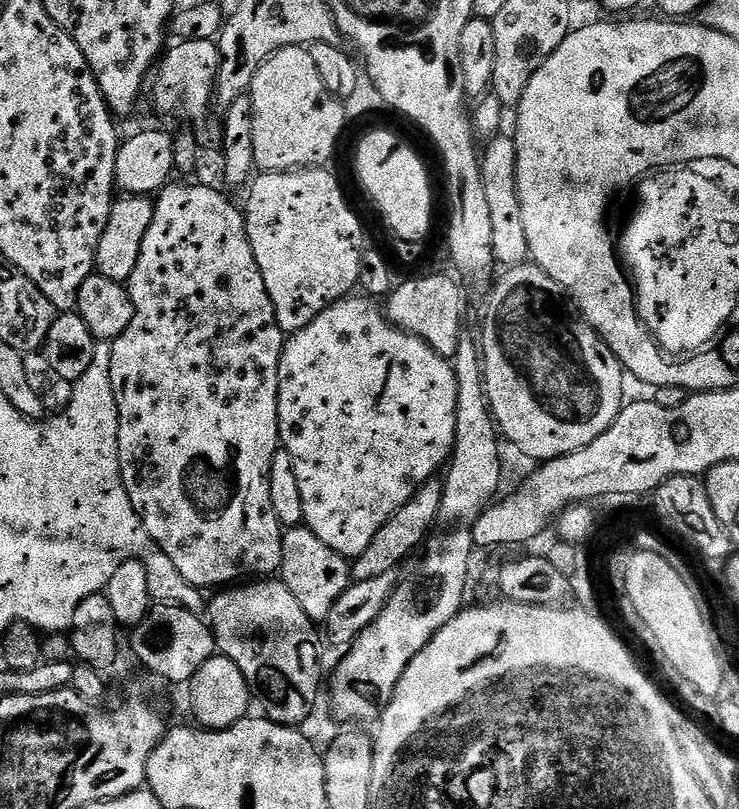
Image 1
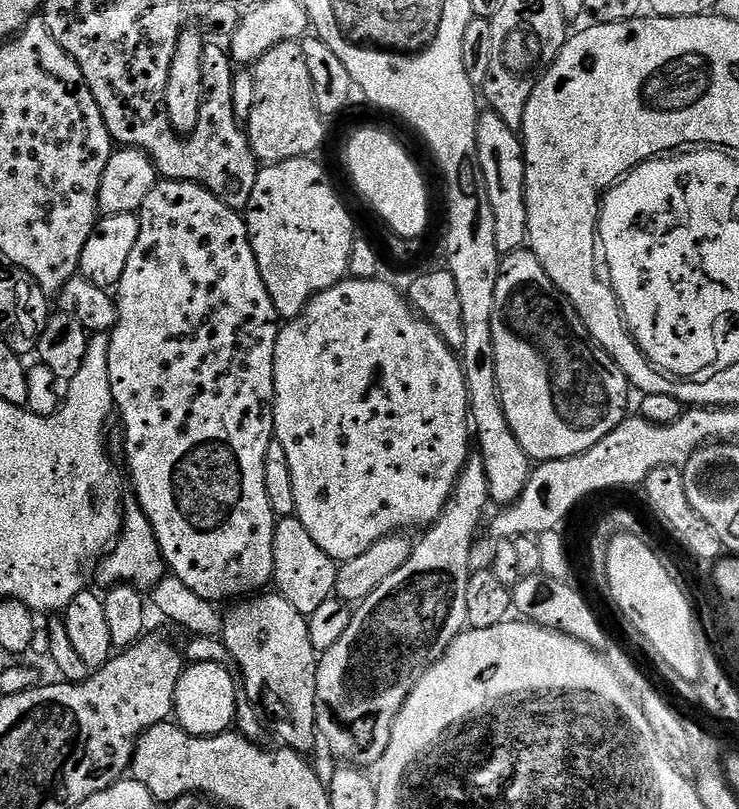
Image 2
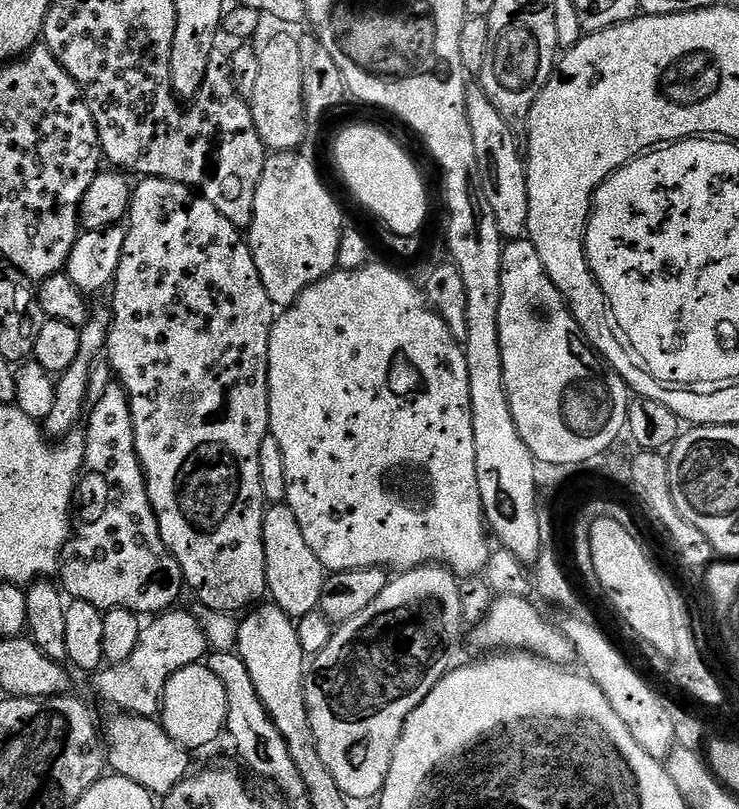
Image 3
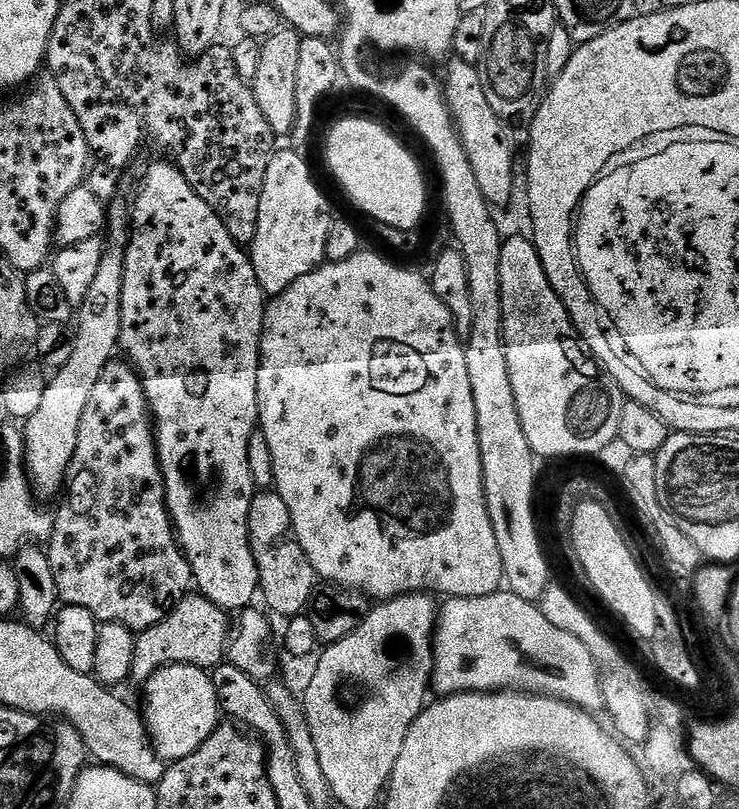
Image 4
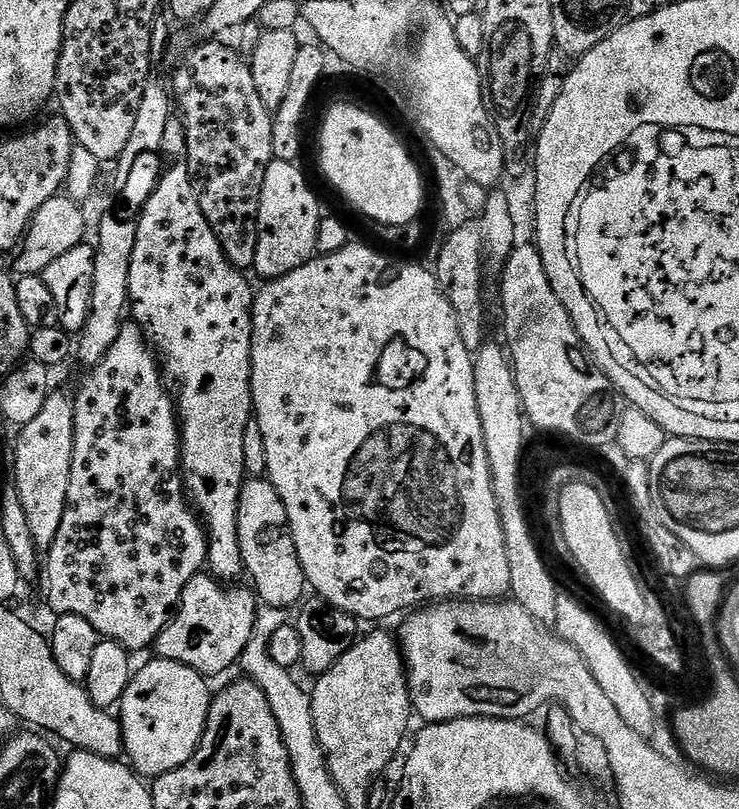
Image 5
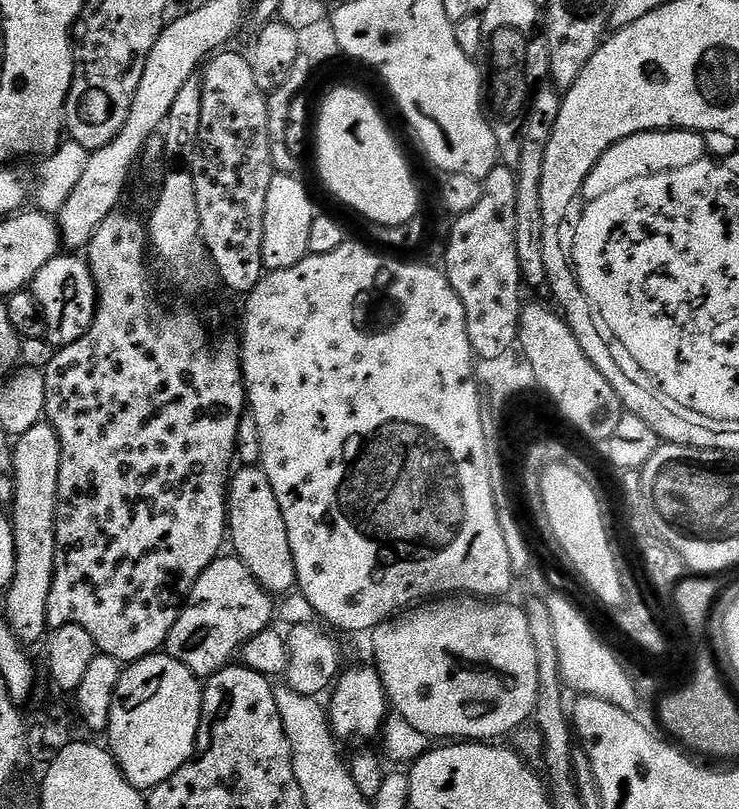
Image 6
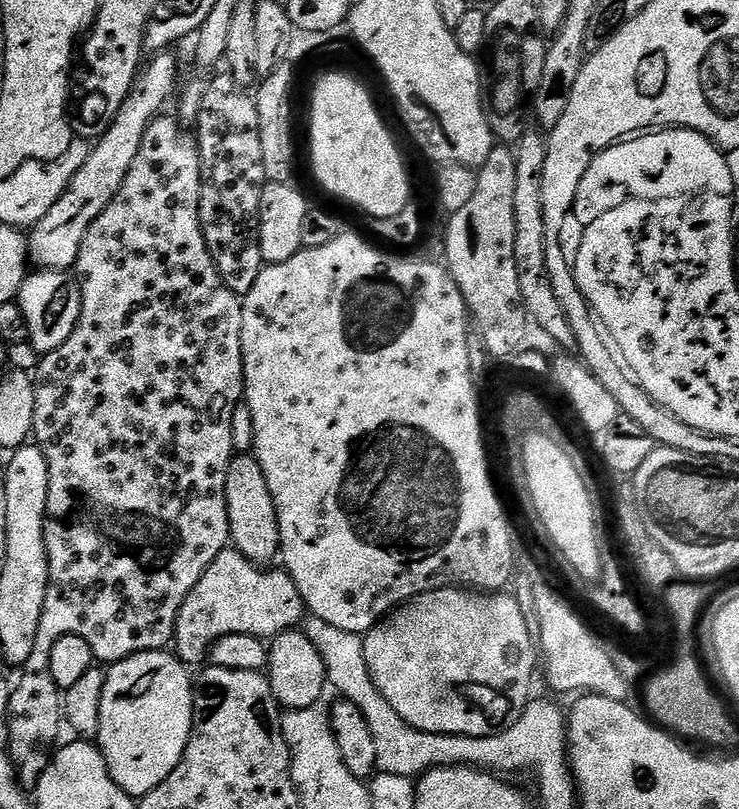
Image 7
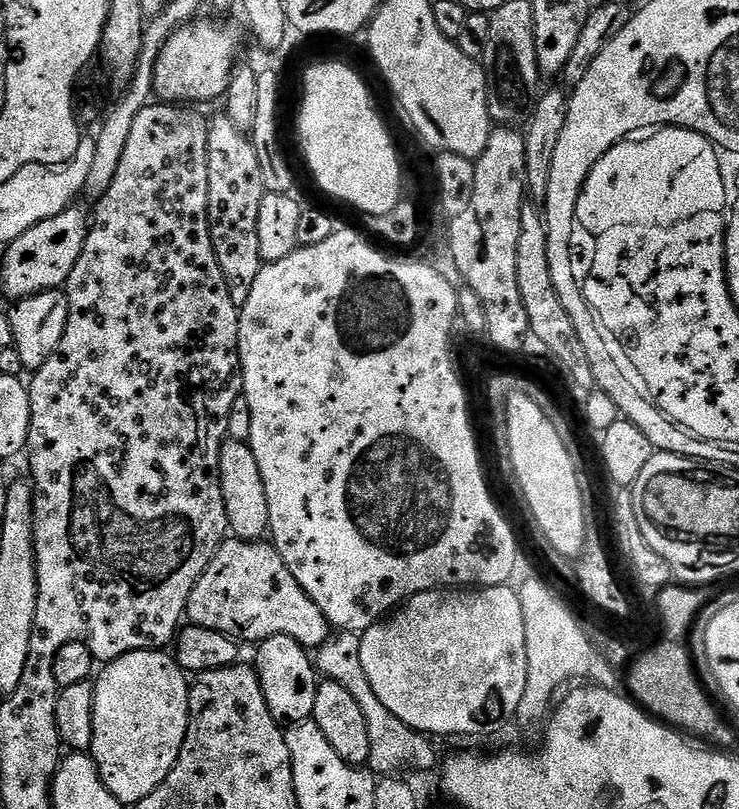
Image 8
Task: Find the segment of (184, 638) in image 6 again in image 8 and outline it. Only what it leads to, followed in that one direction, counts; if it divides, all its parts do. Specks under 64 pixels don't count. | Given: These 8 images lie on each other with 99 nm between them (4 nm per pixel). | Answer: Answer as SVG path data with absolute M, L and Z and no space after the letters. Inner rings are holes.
M225 539L198 578L186 616L197 628L218 630L240 642L285 636L304 648L319 650L330 639L330 625L322 610L298 586L276 547L268 542Z

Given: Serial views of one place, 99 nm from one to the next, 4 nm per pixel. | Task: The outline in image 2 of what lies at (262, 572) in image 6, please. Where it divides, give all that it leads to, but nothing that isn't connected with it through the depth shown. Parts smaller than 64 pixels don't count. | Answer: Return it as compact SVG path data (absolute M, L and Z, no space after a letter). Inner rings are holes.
M285 516L277 519L276 529L274 530L274 588L277 593L295 610L301 612L305 617L312 616L322 602L333 599L336 590L336 570L337 561L330 559L310 538L306 526L295 516Z

